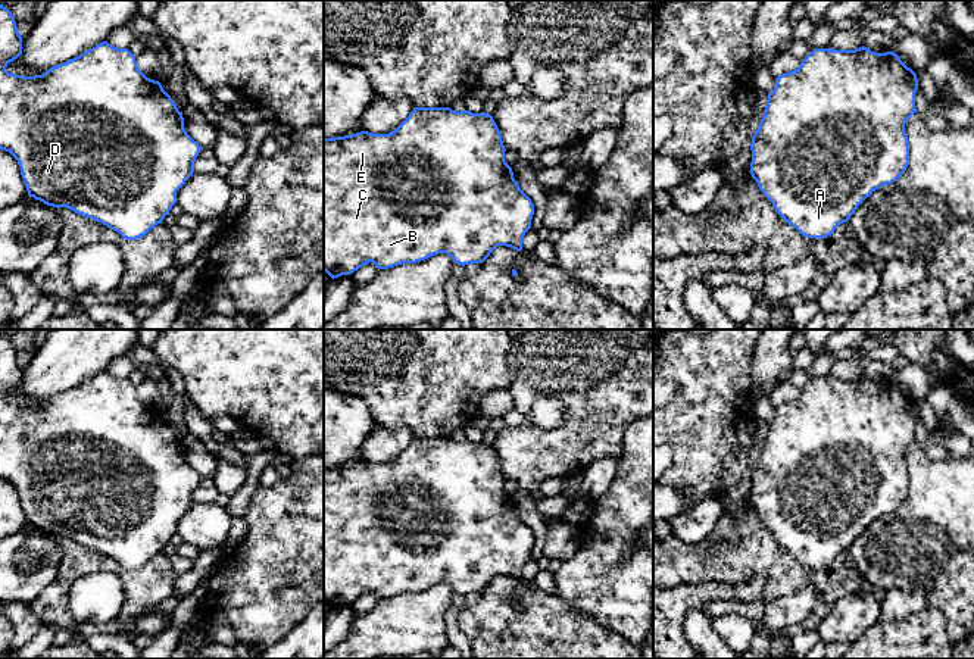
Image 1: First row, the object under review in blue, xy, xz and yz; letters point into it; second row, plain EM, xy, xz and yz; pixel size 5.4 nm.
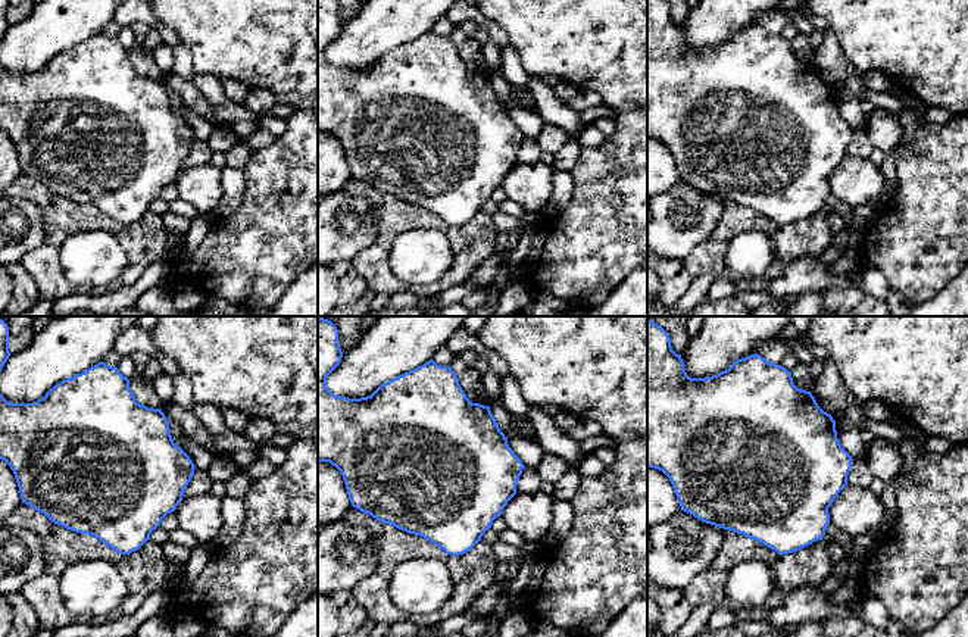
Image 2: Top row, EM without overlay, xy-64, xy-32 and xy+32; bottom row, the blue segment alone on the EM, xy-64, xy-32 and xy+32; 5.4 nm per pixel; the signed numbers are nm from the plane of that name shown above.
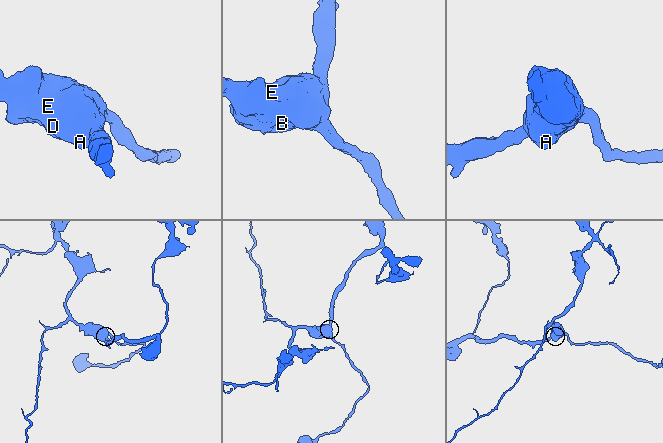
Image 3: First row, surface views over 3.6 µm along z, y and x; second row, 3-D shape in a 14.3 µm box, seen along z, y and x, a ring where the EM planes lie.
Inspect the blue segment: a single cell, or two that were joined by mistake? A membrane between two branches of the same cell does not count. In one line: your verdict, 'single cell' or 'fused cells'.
single cell

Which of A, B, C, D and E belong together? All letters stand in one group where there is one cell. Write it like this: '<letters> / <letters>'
A B C D E

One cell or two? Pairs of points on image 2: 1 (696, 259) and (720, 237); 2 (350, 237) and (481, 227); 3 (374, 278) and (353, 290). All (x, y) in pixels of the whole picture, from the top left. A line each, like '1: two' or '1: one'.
1: one
2: two
3: two

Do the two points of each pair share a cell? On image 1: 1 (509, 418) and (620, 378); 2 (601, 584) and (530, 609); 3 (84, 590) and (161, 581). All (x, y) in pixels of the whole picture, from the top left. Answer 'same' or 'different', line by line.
1: different
2: different
3: different

